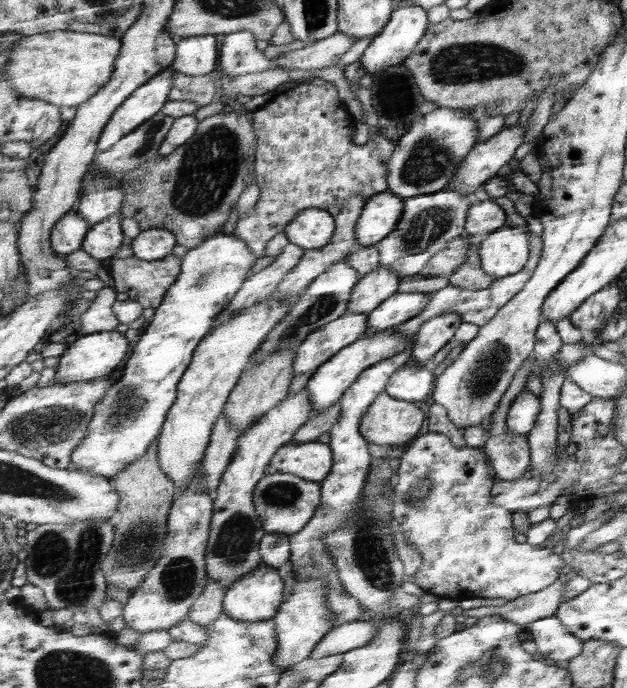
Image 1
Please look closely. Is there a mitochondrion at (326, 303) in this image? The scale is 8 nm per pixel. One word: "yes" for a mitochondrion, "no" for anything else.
yes

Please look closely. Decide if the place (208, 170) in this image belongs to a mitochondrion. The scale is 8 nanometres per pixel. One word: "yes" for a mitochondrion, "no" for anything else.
yes

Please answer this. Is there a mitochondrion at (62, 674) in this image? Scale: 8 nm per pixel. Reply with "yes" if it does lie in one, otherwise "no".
yes

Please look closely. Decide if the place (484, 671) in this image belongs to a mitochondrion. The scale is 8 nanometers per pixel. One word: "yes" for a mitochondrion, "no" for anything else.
yes

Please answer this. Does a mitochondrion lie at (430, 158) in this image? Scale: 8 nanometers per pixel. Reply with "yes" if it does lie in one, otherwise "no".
yes

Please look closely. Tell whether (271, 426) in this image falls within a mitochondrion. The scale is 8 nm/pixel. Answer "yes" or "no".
no

